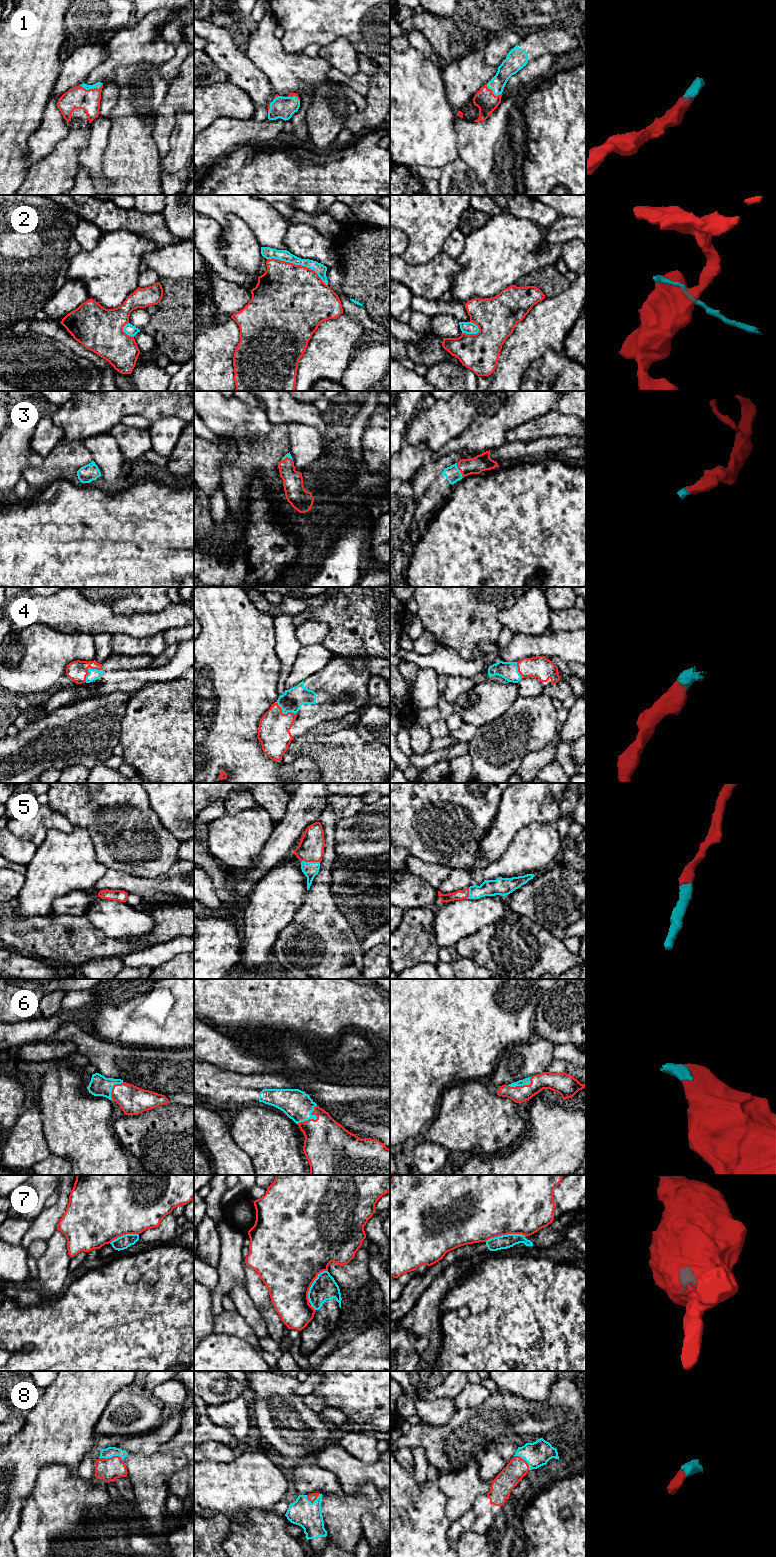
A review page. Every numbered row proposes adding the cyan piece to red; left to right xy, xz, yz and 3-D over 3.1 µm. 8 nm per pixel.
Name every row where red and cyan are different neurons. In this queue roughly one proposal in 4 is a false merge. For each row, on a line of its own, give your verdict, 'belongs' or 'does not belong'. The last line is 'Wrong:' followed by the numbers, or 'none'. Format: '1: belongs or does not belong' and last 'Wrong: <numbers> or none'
1: belongs
2: does not belong
3: belongs
4: belongs
5: belongs
6: belongs
7: does not belong
8: belongs
Wrong: 2, 7

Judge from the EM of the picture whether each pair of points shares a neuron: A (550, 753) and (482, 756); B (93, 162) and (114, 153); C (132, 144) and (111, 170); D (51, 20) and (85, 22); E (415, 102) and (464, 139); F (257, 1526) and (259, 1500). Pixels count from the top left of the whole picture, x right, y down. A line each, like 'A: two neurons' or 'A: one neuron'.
A: two neurons
B: two neurons
C: one neuron
D: two neurons
E: two neurons
F: two neurons

